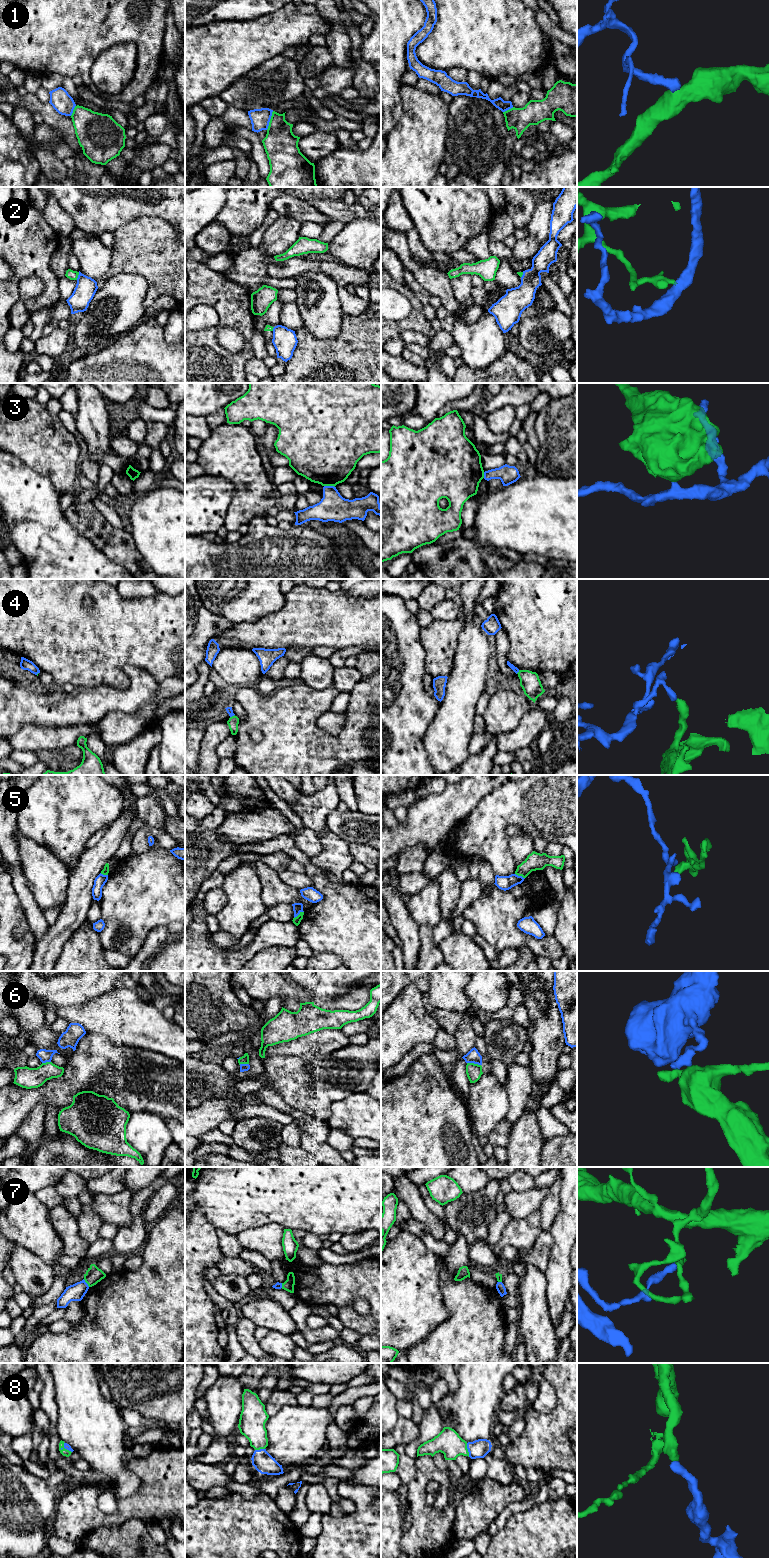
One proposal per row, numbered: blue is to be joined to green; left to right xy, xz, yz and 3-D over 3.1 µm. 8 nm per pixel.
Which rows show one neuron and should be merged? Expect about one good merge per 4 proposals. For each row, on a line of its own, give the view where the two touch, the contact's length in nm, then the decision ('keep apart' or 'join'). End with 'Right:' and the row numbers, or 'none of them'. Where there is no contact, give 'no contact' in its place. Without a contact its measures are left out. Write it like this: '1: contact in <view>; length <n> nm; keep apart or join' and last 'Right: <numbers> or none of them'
1: contact in xz; length 160 nm; keep apart
2: contact in xy; length 70 nm; keep apart
3: contact in xz; length 90 nm; keep apart
4: contact in yz; length 40 nm; keep apart
5: contact in xz; length 100 nm; keep apart
6: contact in yz; length 110 nm; keep apart
7: contact in xy; length 80 nm; keep apart
8: contact in yz; length 110 nm; join
Right: 8

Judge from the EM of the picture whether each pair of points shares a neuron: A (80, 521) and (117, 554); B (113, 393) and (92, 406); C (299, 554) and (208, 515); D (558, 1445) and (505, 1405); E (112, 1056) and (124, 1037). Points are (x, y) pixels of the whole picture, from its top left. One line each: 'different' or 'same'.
A: same
B: different
C: different
D: different
E: different

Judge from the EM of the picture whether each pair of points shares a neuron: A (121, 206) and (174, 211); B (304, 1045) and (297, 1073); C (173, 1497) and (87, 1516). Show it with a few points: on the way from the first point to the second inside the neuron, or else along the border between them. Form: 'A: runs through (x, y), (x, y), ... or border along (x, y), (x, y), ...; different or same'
A: runs through (134, 206), (161, 208); same
B: border along (324, 1053), (307, 1052), (301, 1055), (277, 1055); different
C: runs through (152, 1501), (127, 1508), (116, 1518), (108, 1518); same

